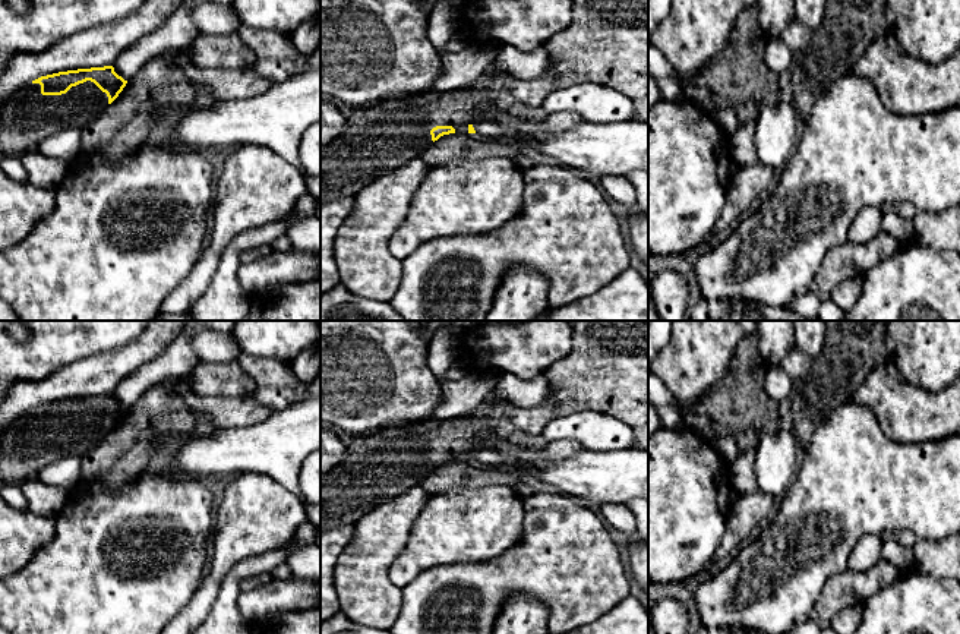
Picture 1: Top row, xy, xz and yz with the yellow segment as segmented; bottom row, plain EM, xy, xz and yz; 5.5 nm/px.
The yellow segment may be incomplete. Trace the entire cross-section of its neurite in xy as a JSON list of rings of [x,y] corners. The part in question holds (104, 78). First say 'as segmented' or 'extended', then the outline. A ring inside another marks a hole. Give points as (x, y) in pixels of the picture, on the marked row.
extended; [[[113,66],[41,76],[0,108],[0,152],[23,154],[66,129],[83,129],[111,104],[127,81]]]

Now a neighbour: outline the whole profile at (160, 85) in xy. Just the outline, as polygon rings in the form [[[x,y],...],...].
[[[177,51],[148,60],[138,73],[127,81],[119,97],[80,130],[79,157],[97,155],[108,164],[121,164],[143,145],[157,114],[168,110],[181,111],[193,108],[198,86],[195,86],[192,79],[176,64],[176,56]]]

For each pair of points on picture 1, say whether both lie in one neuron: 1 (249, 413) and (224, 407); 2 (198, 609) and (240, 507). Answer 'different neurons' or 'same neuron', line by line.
1: same neuron
2: same neuron

